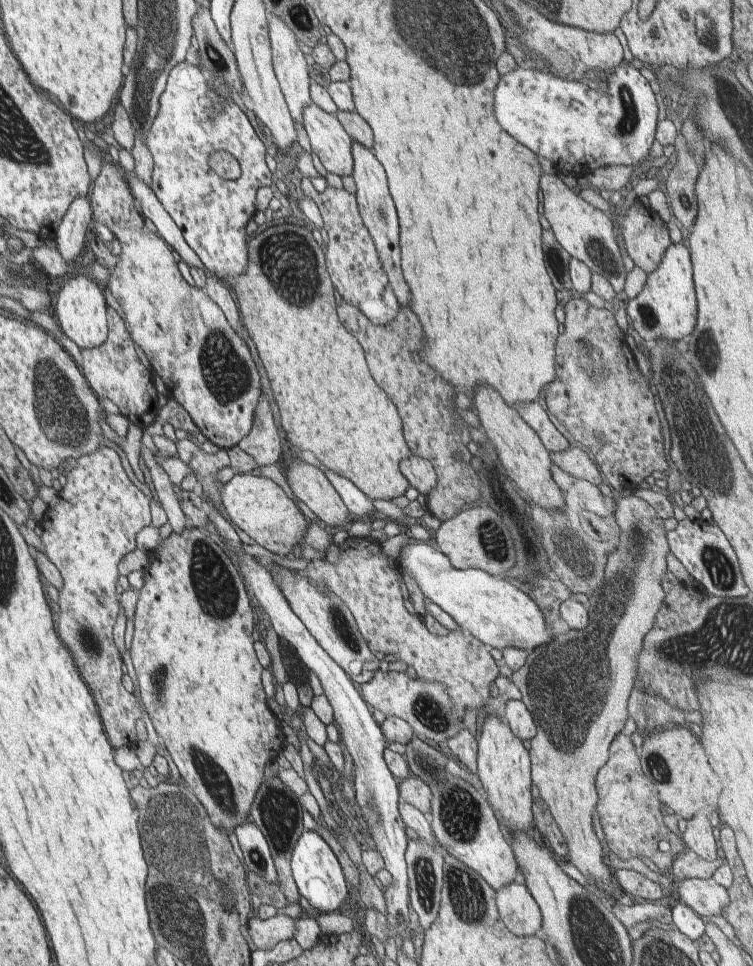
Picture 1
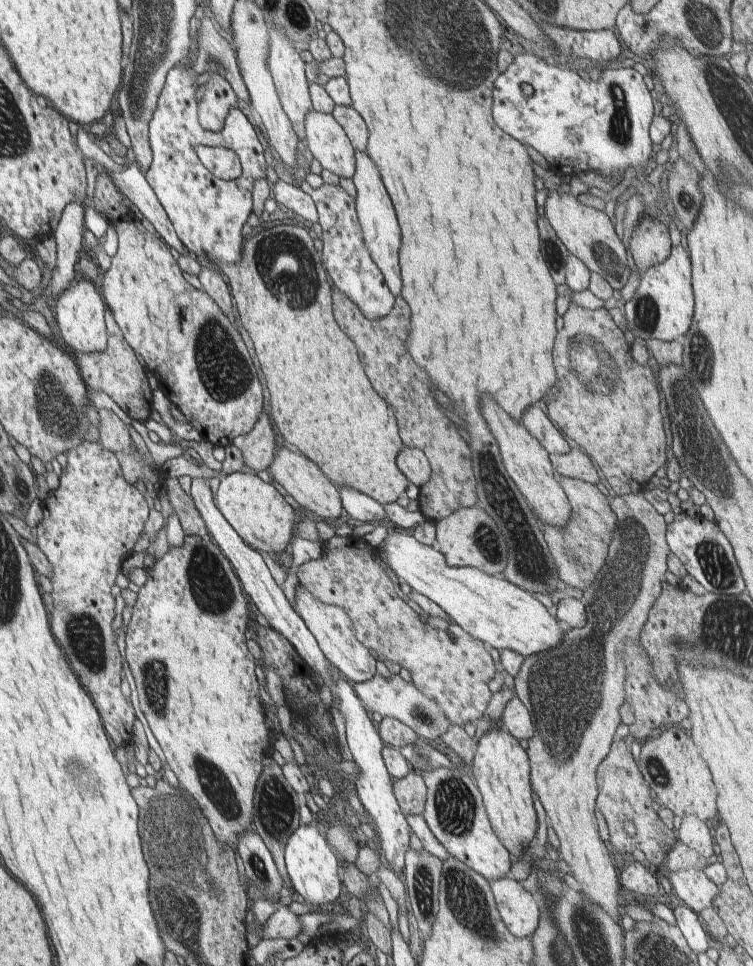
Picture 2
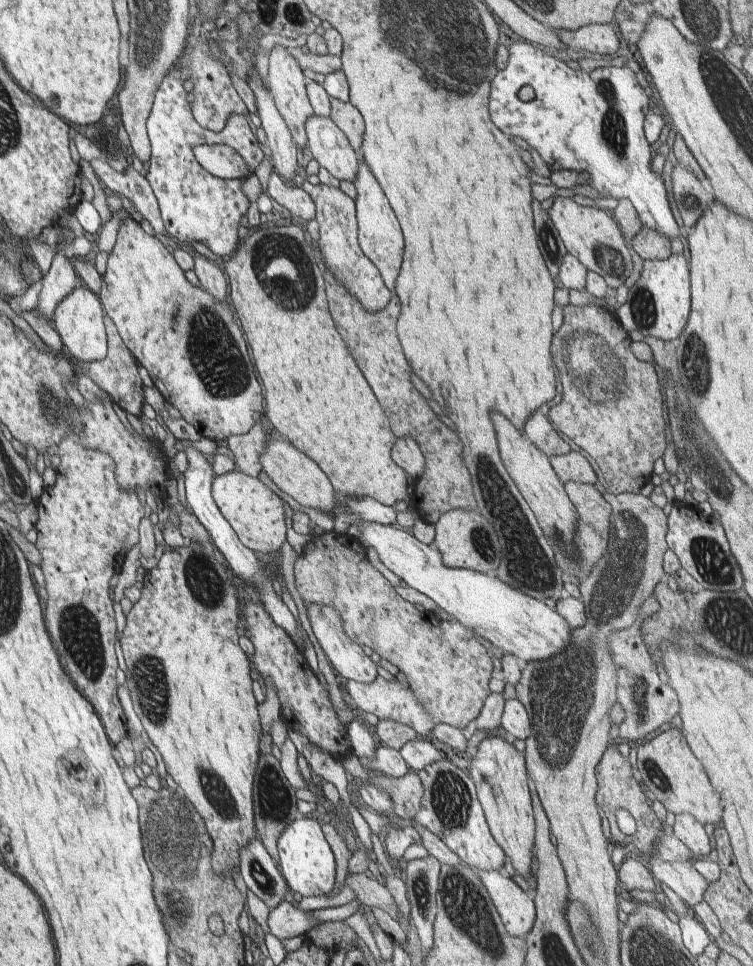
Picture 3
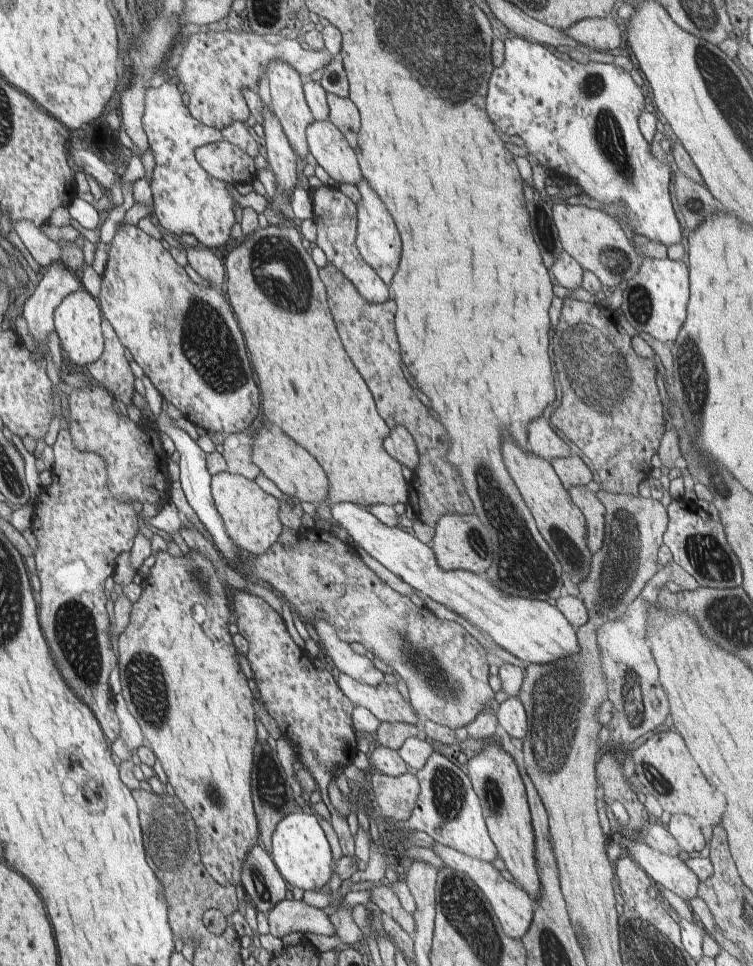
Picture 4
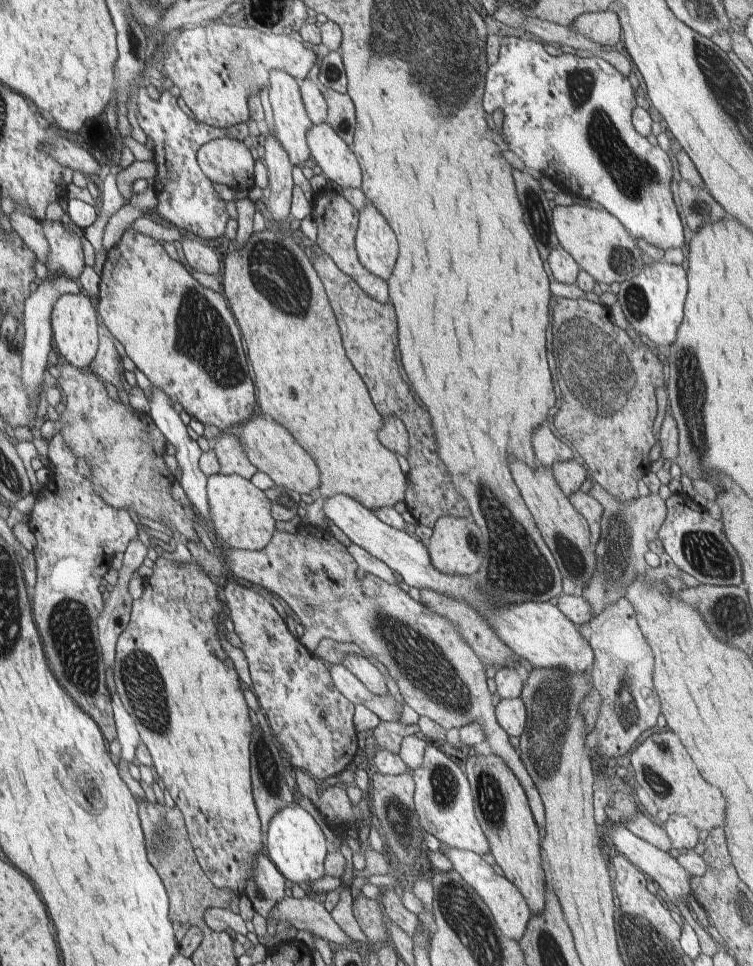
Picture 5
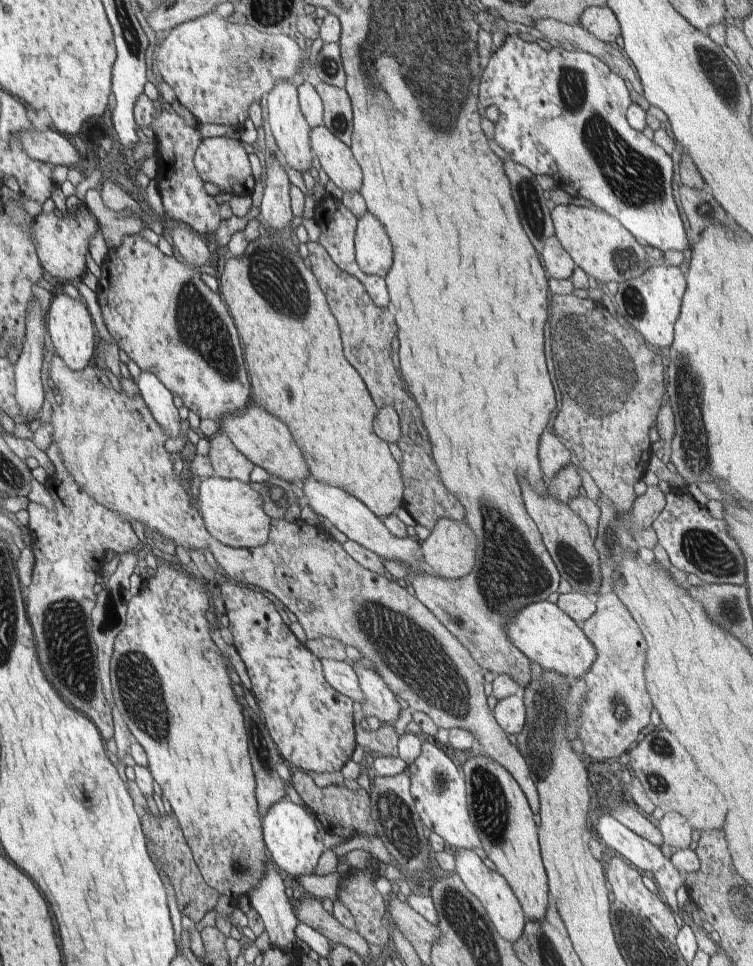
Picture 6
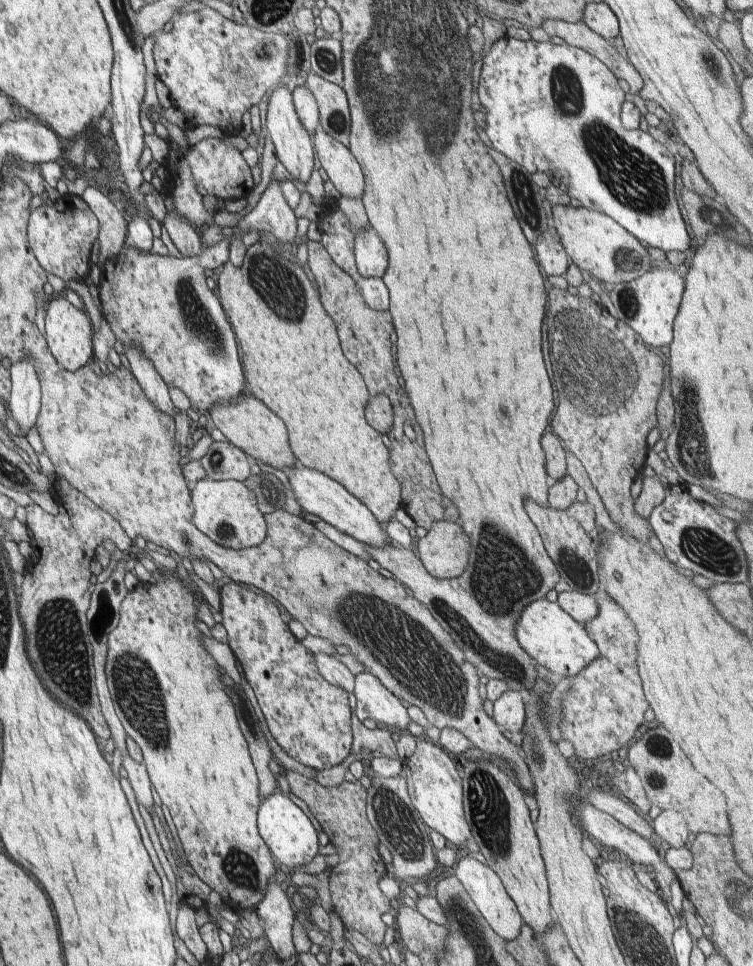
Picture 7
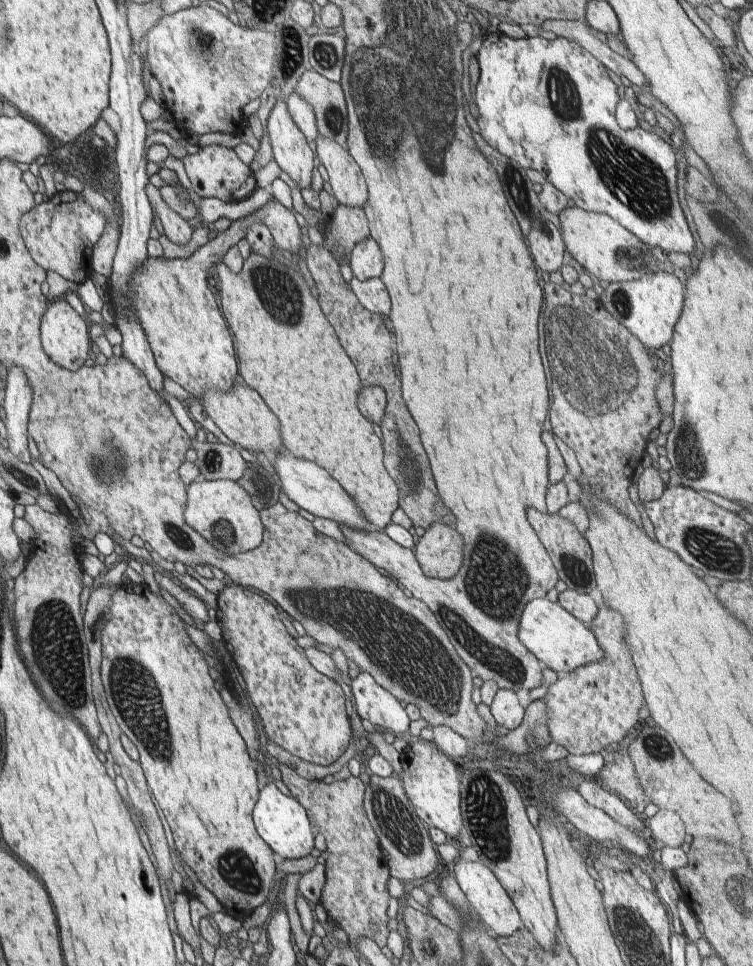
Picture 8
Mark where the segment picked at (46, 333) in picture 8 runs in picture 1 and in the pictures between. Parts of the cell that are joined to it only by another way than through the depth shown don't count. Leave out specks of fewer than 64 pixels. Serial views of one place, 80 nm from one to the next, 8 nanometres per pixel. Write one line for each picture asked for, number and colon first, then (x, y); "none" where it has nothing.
1: (81, 308)
2: (80, 313)
3: (79, 318)
4: (78, 320)
5: (75, 327)
6: (74, 336)
7: (69, 332)

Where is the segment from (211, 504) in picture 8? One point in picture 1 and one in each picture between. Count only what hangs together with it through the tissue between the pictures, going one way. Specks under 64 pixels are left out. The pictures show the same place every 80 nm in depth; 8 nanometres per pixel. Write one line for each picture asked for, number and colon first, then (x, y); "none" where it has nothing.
1: (270, 521)
2: (265, 519)
3: (254, 509)
4: (251, 516)
5: (241, 514)
6: (232, 511)
7: (226, 511)

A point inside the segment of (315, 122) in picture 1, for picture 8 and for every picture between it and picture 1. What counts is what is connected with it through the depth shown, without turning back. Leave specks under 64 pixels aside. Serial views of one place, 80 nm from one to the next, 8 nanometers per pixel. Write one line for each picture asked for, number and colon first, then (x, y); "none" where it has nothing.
2: (328, 142)
3: (329, 145)
4: (328, 145)
5: (338, 161)
6: (336, 159)
7: (343, 169)
8: (349, 186)

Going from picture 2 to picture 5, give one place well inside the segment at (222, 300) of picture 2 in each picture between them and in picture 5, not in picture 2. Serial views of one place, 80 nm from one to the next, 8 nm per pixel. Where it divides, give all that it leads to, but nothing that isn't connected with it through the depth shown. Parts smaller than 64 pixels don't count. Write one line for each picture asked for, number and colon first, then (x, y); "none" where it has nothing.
3: (208, 269)
4: (207, 262)
5: (200, 256)

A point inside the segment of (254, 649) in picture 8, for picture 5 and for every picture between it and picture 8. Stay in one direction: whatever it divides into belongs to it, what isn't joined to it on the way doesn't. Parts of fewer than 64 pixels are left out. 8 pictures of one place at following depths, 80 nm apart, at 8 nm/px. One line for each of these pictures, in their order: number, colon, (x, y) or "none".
5: (311, 719)
6: (311, 723)
7: (310, 718)

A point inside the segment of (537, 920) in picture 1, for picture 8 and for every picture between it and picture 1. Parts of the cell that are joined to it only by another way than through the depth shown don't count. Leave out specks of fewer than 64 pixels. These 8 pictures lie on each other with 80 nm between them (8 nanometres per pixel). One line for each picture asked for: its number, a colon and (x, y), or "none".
2: (519, 909)
3: (516, 907)
4: (513, 907)
5: (511, 913)
6: (507, 916)
7: (484, 886)
8: (487, 896)

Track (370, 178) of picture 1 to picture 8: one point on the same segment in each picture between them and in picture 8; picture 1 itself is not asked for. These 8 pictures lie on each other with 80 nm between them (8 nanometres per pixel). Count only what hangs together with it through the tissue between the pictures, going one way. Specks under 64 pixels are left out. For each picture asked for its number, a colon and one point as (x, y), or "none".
2: (381, 231)
3: (380, 237)
4: (378, 240)
5: (377, 248)
6: (373, 250)
7: (371, 258)
8: (367, 261)

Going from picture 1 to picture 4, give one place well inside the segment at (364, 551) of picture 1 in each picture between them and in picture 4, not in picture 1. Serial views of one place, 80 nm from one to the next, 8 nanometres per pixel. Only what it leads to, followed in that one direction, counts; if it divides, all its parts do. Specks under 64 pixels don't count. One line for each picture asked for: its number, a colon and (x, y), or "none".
2: (452, 667)
3: (448, 669)
4: (445, 668)

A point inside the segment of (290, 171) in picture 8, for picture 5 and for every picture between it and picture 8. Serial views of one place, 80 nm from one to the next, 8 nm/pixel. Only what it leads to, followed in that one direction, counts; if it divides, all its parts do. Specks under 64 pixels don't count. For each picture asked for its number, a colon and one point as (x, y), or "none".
5: (291, 122)
6: (291, 131)
7: (294, 150)

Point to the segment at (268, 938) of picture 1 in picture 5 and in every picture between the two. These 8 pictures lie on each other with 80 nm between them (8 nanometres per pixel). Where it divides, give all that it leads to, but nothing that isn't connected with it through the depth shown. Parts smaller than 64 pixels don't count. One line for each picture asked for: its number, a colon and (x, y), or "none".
2: (283, 923)
3: (285, 921)
4: (287, 916)
5: (306, 914)

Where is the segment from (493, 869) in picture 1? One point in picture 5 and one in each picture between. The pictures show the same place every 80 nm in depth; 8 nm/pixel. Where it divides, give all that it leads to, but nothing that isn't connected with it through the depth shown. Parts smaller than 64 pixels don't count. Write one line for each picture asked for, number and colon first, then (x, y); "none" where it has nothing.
2: (455, 811)
3: (450, 809)
4: (448, 809)
5: (444, 801)

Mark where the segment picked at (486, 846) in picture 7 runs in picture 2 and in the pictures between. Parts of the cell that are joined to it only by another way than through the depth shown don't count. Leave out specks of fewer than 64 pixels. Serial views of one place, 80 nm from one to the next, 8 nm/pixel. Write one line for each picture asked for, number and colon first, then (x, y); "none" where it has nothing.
2: (501, 766)
3: (498, 769)
4: (494, 773)
5: (501, 806)
6: (503, 818)

